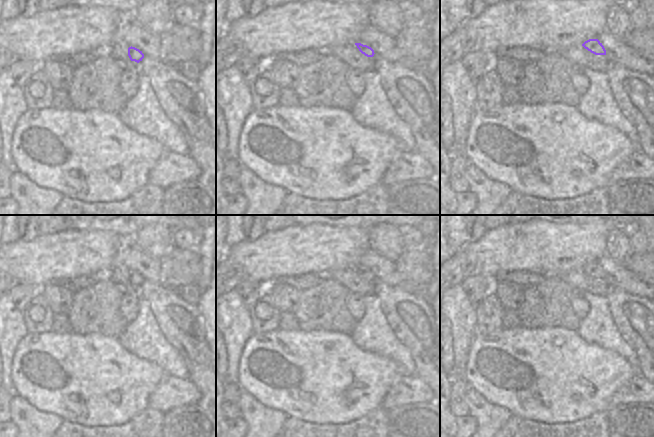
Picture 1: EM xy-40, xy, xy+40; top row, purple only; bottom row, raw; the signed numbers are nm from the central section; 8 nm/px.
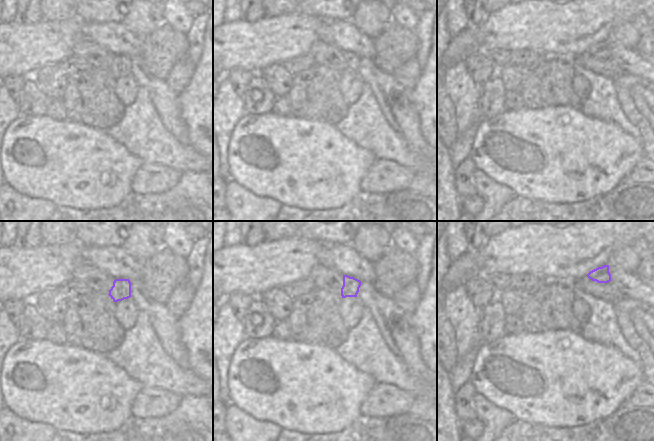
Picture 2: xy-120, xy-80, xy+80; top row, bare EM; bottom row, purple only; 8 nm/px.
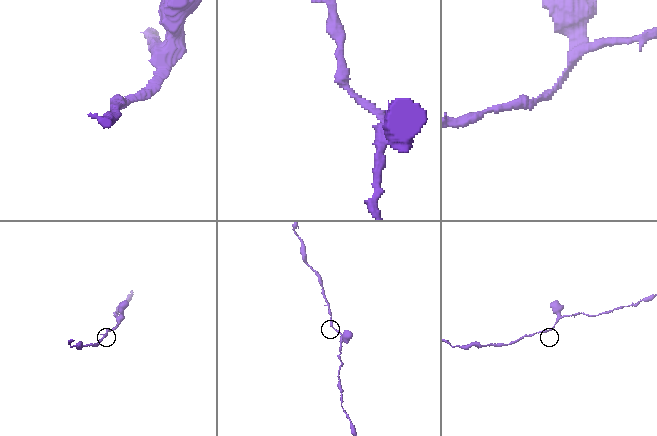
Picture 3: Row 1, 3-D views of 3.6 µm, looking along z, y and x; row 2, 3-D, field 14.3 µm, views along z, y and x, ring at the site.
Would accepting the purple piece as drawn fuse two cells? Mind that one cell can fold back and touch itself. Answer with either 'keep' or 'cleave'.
keep

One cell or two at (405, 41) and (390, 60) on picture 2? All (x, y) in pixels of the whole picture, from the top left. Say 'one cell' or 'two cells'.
one cell

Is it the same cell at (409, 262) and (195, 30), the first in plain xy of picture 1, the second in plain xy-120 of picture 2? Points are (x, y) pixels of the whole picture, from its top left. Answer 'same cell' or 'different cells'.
different cells

